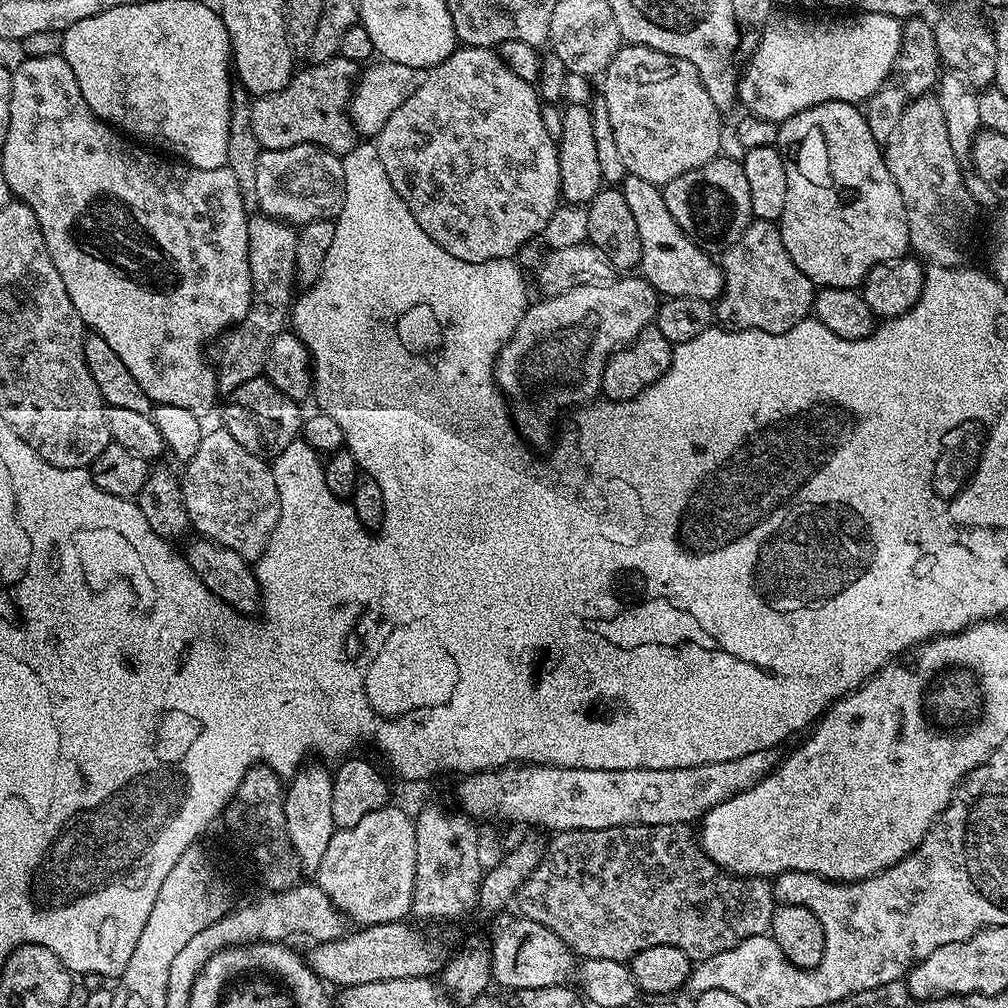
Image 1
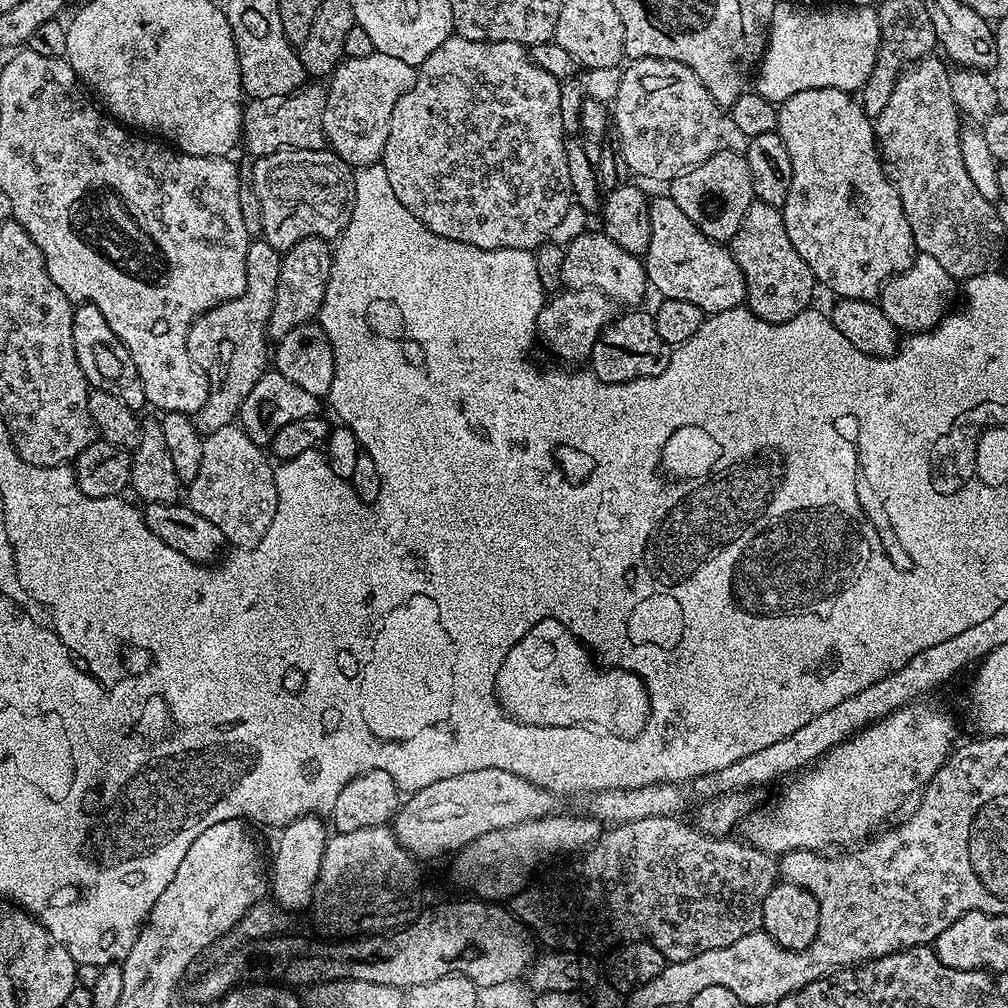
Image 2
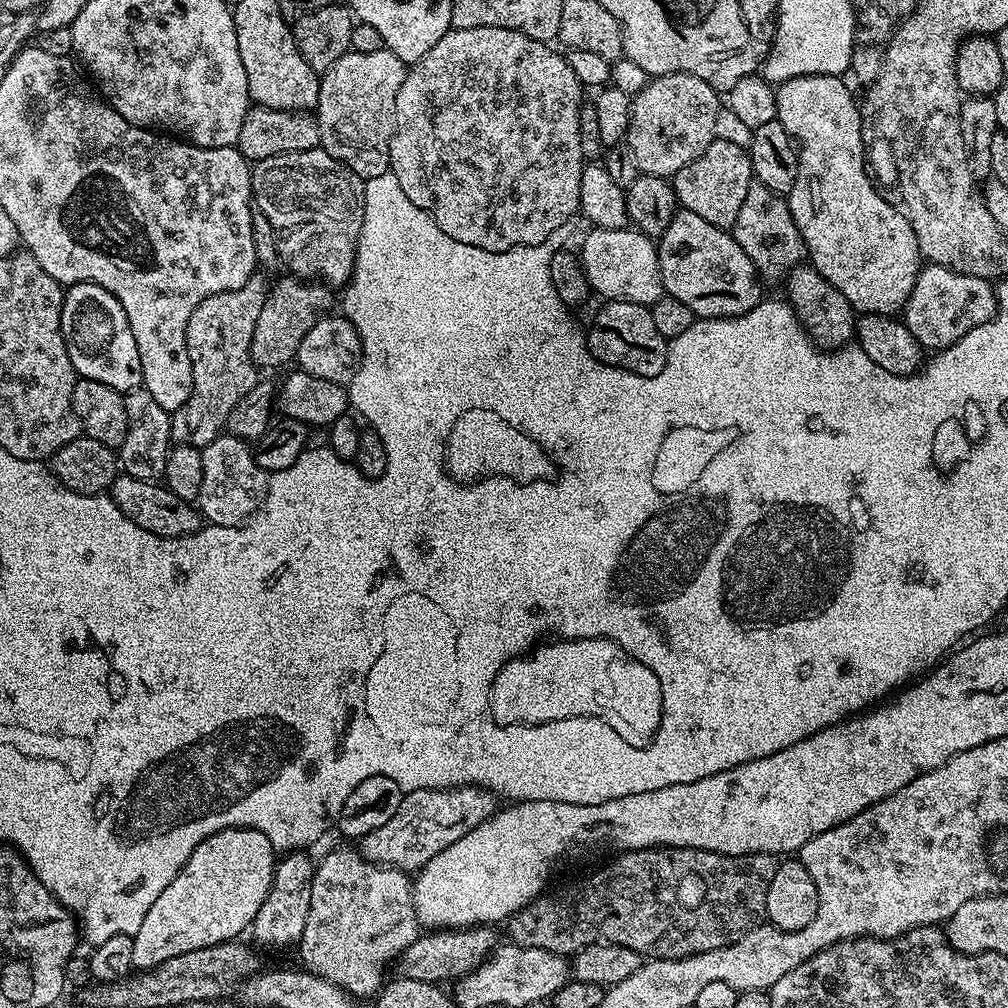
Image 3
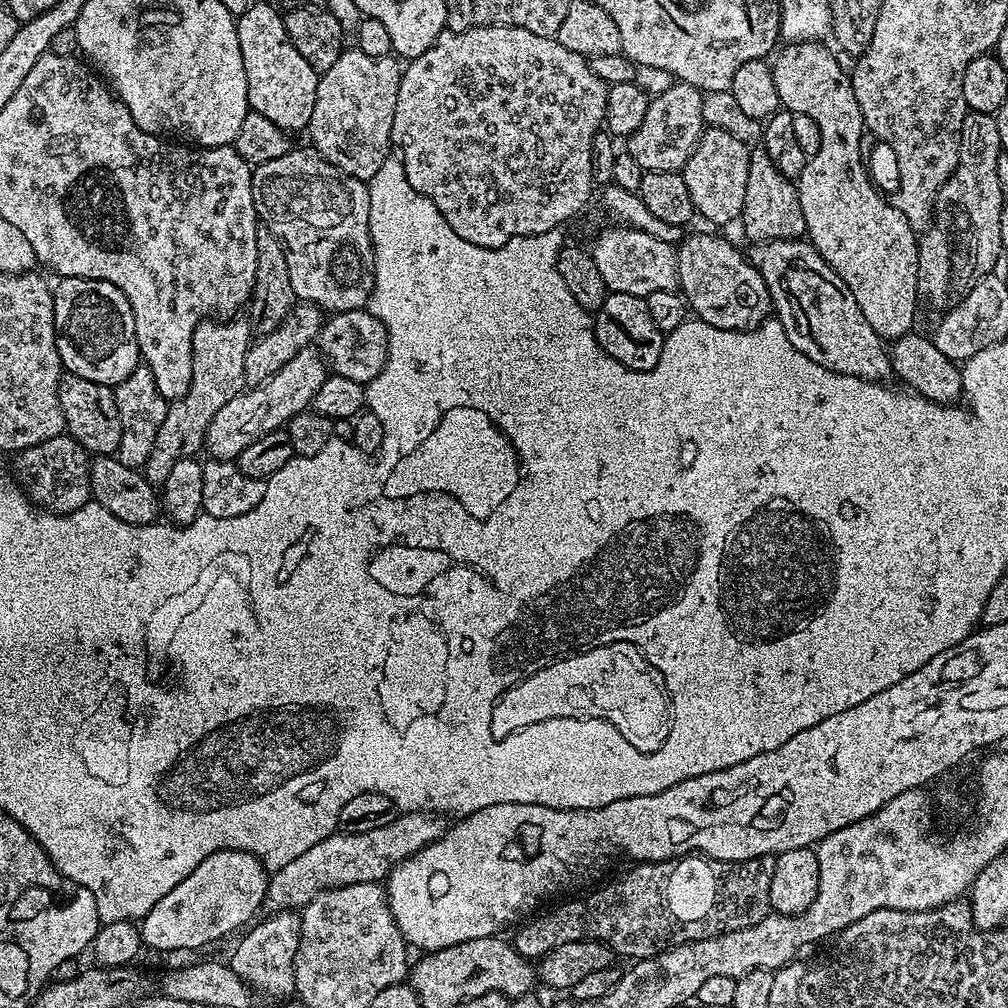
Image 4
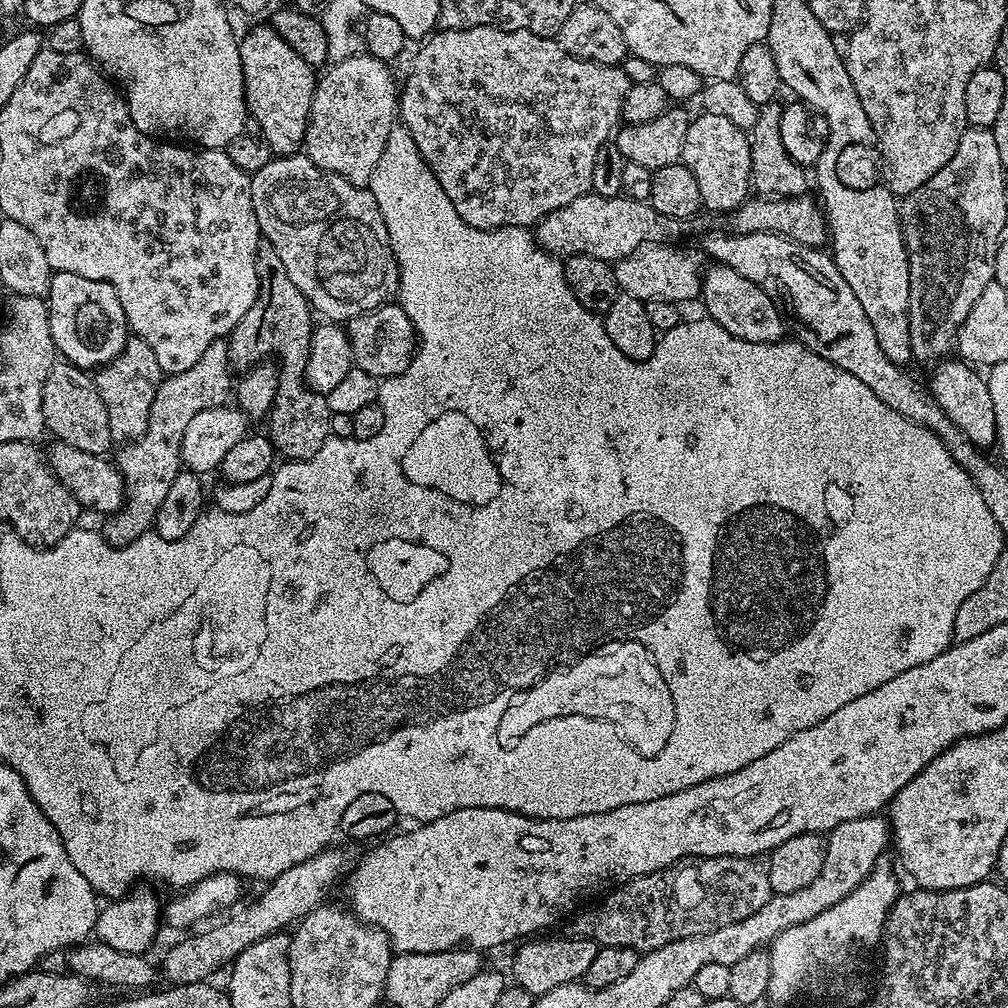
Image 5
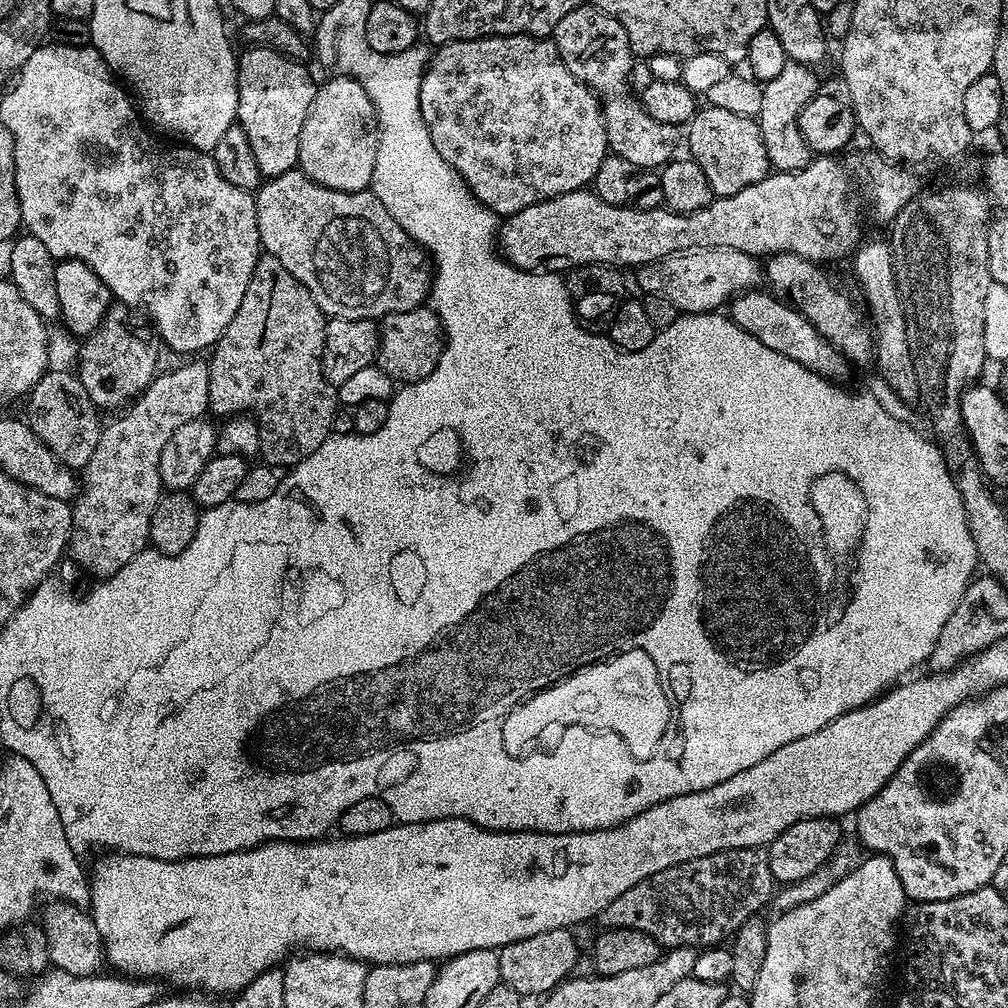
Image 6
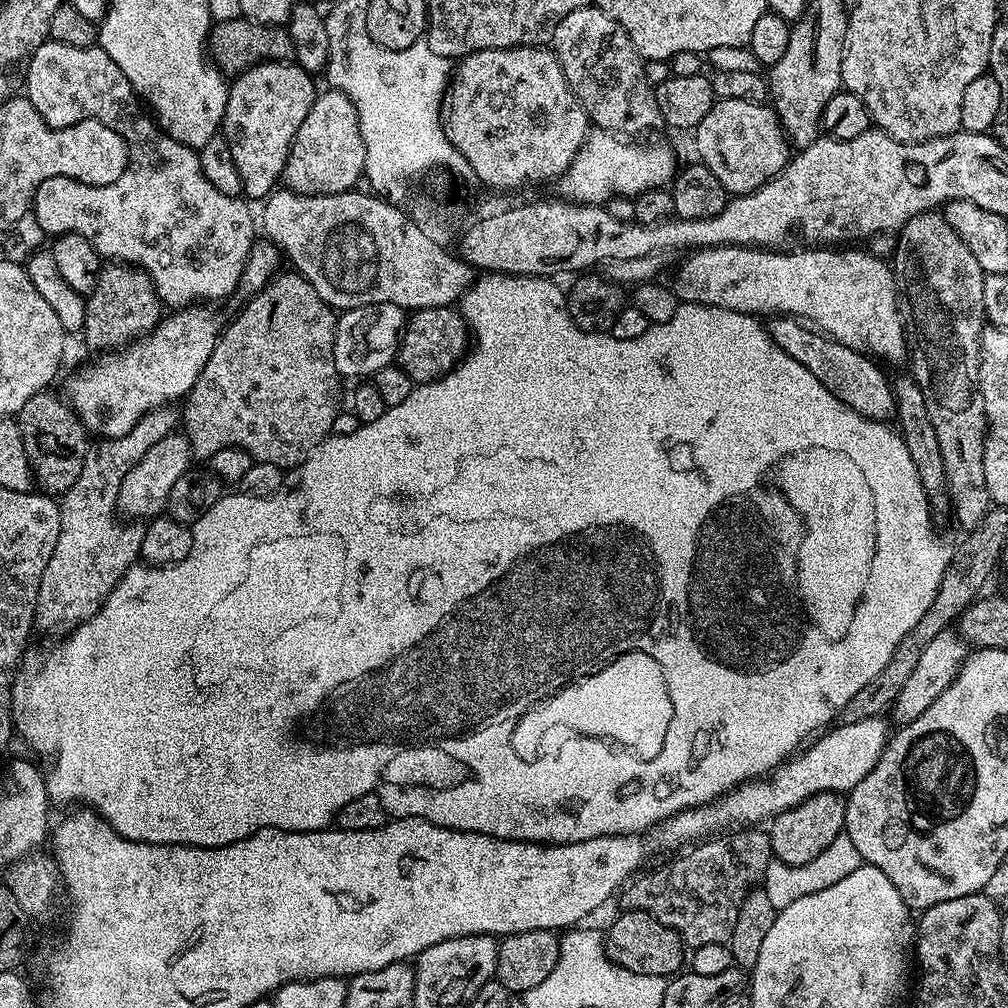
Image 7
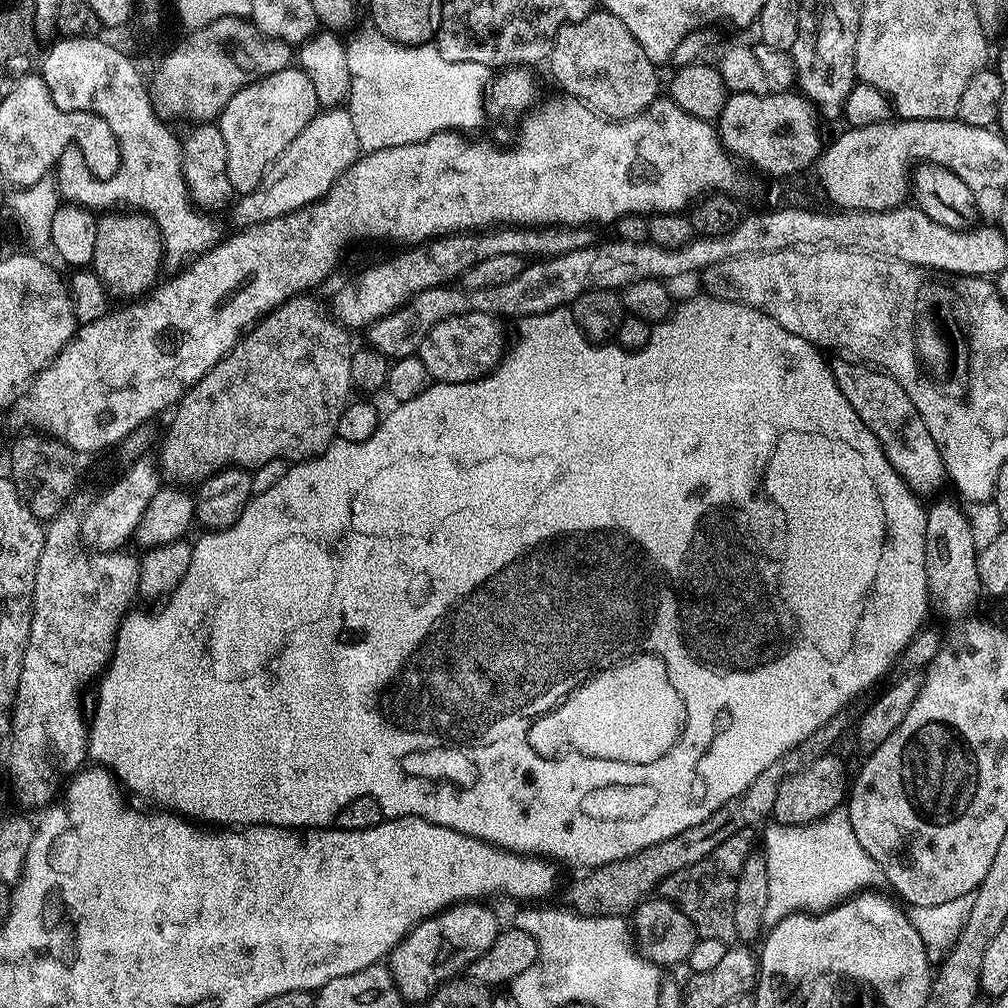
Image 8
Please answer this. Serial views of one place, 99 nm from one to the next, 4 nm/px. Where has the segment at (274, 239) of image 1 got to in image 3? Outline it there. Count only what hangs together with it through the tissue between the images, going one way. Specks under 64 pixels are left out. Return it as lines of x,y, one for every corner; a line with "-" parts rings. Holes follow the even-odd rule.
253,274
246,286
206,298
186,322
184,345
190,358
194,386
190,398
177,412
171,413
172,439
176,444
204,448
229,427
232,412
240,400
258,383
258,369
250,354
254,326
268,297
269,281

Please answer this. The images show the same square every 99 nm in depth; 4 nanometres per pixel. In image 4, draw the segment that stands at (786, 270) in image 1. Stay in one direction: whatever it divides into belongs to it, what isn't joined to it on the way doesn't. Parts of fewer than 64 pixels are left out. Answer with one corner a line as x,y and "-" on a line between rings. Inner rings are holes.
762,146
750,152
750,170
746,174
746,202
742,213
744,232
752,242
768,240
799,240
806,233
806,218
802,218
802,202
798,202
795,183
788,180
770,162
770,154

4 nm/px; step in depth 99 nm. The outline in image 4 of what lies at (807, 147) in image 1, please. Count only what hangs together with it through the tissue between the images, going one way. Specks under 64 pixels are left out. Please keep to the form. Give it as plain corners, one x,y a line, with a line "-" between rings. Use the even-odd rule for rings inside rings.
801,42
789,43
787,46
779,49
780,57
774,60
772,64
772,73
774,74
774,86
778,89
778,98
781,105
787,111
795,114
797,117
809,116
816,123
816,128
820,131
820,145
808,157
808,165
802,170
802,174
795,181
798,190
798,202
802,202
802,218
806,218
806,240
816,248
818,254
835,270
842,278
842,282
850,288
850,294
854,294
854,298
858,301
858,306
862,306
862,314
866,317
866,322
870,322
870,326
874,326
876,333
880,335
881,340
891,342
902,338
908,332
913,331
916,320
916,300
918,301
918,250
920,242
918,239
917,229
913,228
911,222
896,209
895,203
883,200
876,193
876,188
872,185
872,180
868,177
868,172
864,169
864,164
860,161
860,139
866,136
864,127
864,119
862,118
862,110
858,110
858,98
854,98
854,86
849,73
842,70
842,66
838,66
838,62
834,58
832,48
820,42

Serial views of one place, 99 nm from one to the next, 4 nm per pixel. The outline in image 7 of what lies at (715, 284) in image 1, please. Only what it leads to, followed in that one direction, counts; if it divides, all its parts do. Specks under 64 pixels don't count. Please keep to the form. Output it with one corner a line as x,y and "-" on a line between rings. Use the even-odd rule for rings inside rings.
777,315
769,319
766,327
772,336
772,341
794,362
802,362
826,390
830,390
835,396
848,404
859,416
868,420
888,422
896,415
896,394
893,381
879,368
881,366
870,355
863,352
855,352
850,346
842,345
838,341
813,330
807,323
801,322
795,316

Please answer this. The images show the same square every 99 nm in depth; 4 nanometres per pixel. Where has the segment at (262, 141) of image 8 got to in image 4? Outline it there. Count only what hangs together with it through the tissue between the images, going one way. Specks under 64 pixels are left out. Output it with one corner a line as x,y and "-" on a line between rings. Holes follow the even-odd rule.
253,2
246,11
239,13
236,29
238,30
238,50
242,50
242,66
246,66
246,82
248,83
248,106
249,109
274,122
283,132
295,134
303,133
310,122
310,114
314,110
314,98
318,94
319,75
298,54
294,42
290,42
290,34
286,34
286,26
281,9
275,3
260,4

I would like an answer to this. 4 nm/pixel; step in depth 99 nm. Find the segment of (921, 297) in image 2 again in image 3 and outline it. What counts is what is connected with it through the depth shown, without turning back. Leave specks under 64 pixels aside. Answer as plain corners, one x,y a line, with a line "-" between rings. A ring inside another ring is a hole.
928,262
916,275
914,290
910,290
910,298
904,304
902,319
921,349
939,350
949,348
958,342
958,338
970,334
970,330
990,322
995,312
996,289
993,281
956,273
941,264

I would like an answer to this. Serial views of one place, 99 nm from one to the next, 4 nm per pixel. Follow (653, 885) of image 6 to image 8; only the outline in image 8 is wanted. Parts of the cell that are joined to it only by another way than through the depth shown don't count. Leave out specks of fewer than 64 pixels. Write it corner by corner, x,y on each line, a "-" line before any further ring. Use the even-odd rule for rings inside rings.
752,828
738,830
716,850
711,850
706,858
678,870
677,873
670,874
659,884
659,895
683,910
686,918
690,918
692,925
696,927
697,937
718,938
725,942
737,939
734,926
734,902
742,866
746,866
746,858
754,850
752,834
754,834

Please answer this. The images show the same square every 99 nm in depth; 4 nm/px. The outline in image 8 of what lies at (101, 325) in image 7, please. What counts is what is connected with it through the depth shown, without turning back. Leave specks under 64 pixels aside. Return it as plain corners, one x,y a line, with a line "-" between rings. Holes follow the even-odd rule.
137,212
118,213
103,215
97,221
91,267
113,297
121,296
124,302
132,302
151,292
157,283
156,275
162,269
163,244
152,216

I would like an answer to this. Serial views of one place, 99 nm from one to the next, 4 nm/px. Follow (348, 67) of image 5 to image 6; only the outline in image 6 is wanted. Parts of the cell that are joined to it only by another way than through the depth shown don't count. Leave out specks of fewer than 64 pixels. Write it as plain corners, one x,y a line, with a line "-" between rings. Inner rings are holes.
333,75
331,79
317,87
306,122
302,122
302,134
298,138
298,168
330,190
362,192
371,185
374,158
378,158
378,118
374,102
370,102
364,87
352,77

